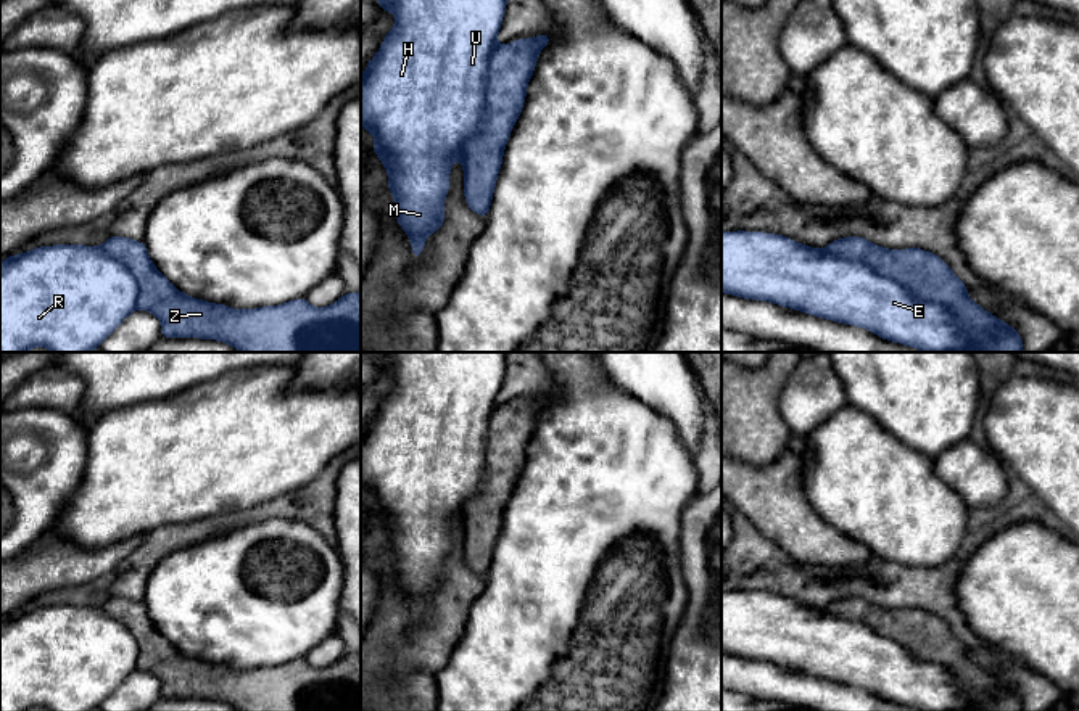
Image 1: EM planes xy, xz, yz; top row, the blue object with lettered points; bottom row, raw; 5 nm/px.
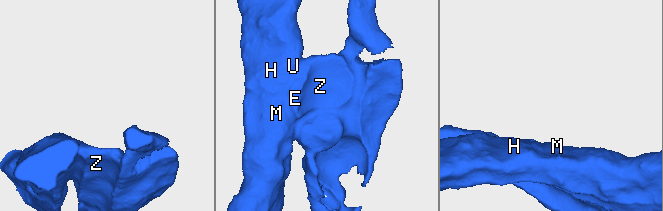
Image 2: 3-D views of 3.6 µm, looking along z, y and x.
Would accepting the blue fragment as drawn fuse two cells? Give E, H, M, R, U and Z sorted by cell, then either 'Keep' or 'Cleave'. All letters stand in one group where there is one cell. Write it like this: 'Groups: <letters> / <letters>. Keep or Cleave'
Groups: E H M R U / Z. Cleave

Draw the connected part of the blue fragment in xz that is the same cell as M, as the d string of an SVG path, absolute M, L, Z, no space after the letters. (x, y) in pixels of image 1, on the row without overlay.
M374 352L374 356L383 373L391 372L396 381L393 389L383 397L380 410L367 421L366 433L361 438L361 484L366 492L375 497L374 516L383 520L382 526L388 532L388 550L395 560L396 582L409 597L412 616L420 619L425 598L440 590L444 582L444 558L451 545L451 523L462 521L465 502L478 492L483 481L490 426L498 409L496 397L506 373L507 357L504 352Z

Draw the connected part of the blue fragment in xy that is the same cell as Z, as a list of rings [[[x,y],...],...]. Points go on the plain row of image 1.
[[[108,597],[103,611],[124,624],[138,645],[137,669],[148,671],[161,682],[161,698],[201,698],[217,700],[237,711],[361,711],[361,655],[345,653],[327,668],[312,668],[306,658],[296,658],[280,666],[258,669],[230,669],[224,664],[206,663],[180,653],[151,623],[143,602],[124,597]]]

